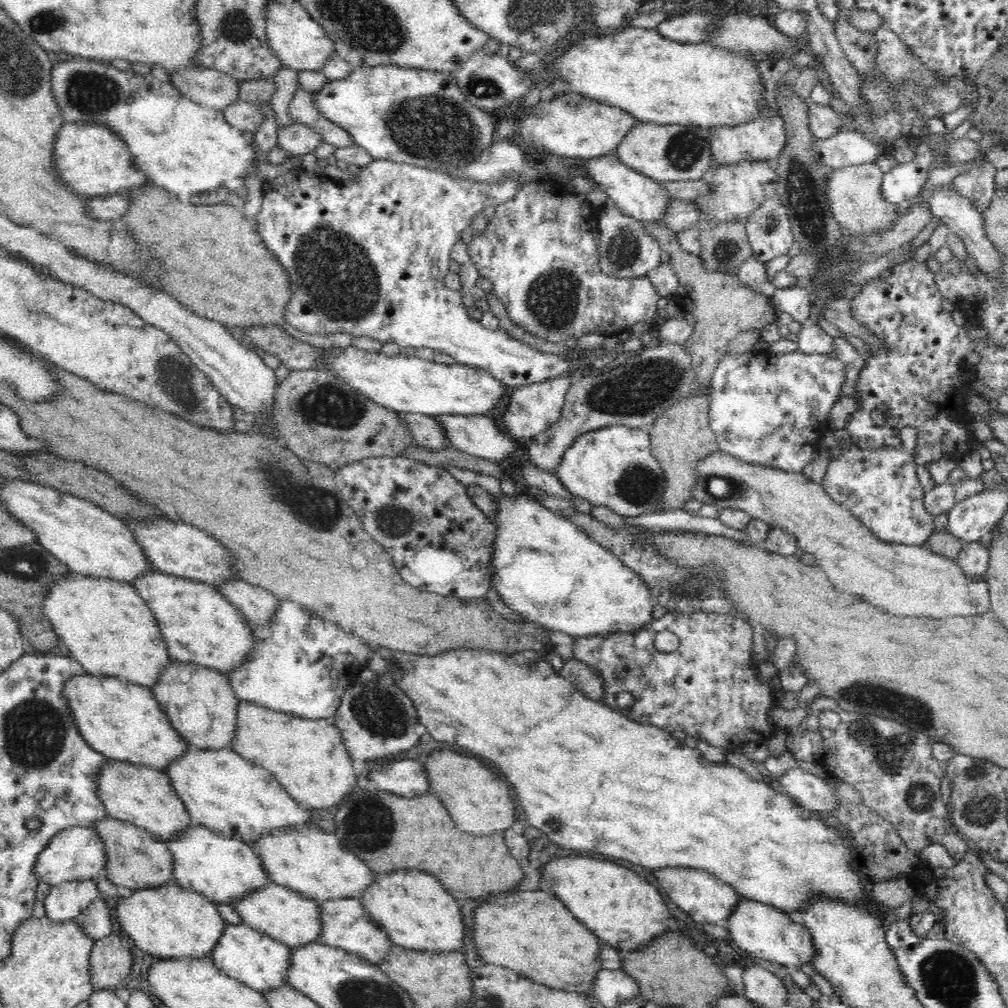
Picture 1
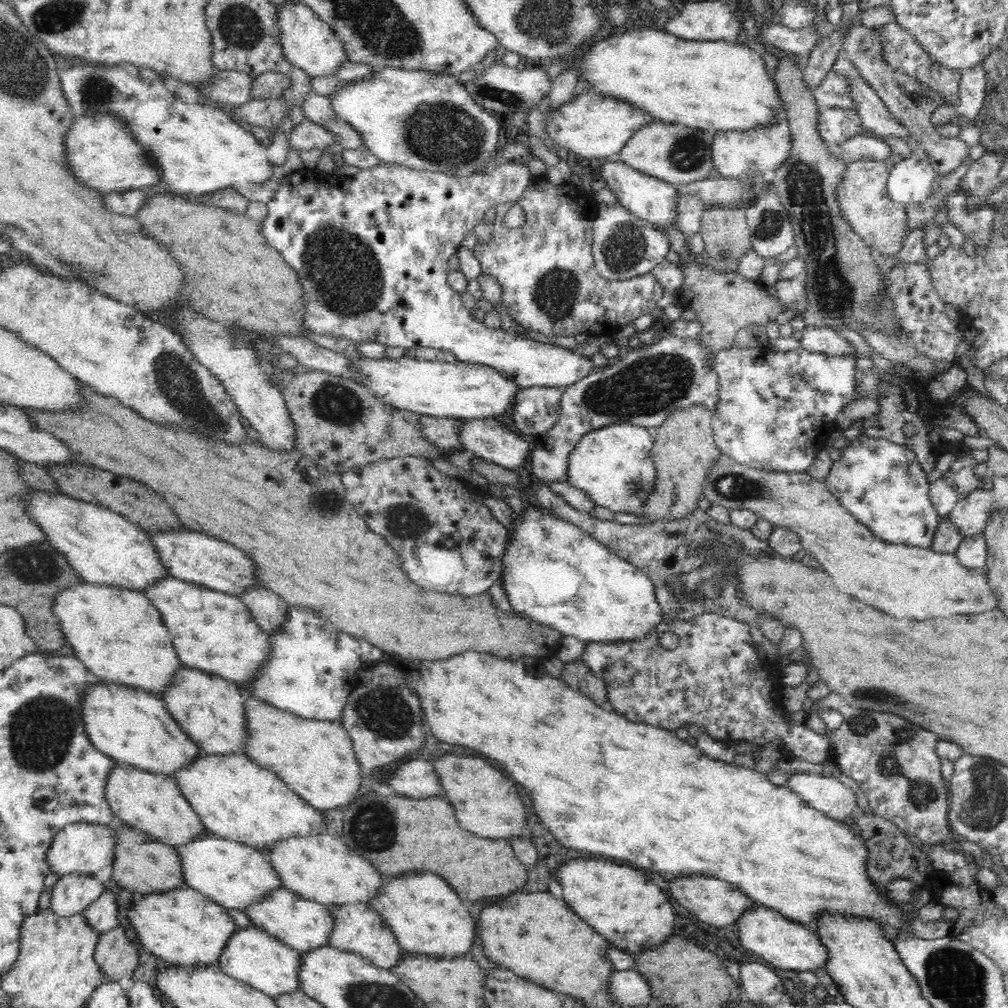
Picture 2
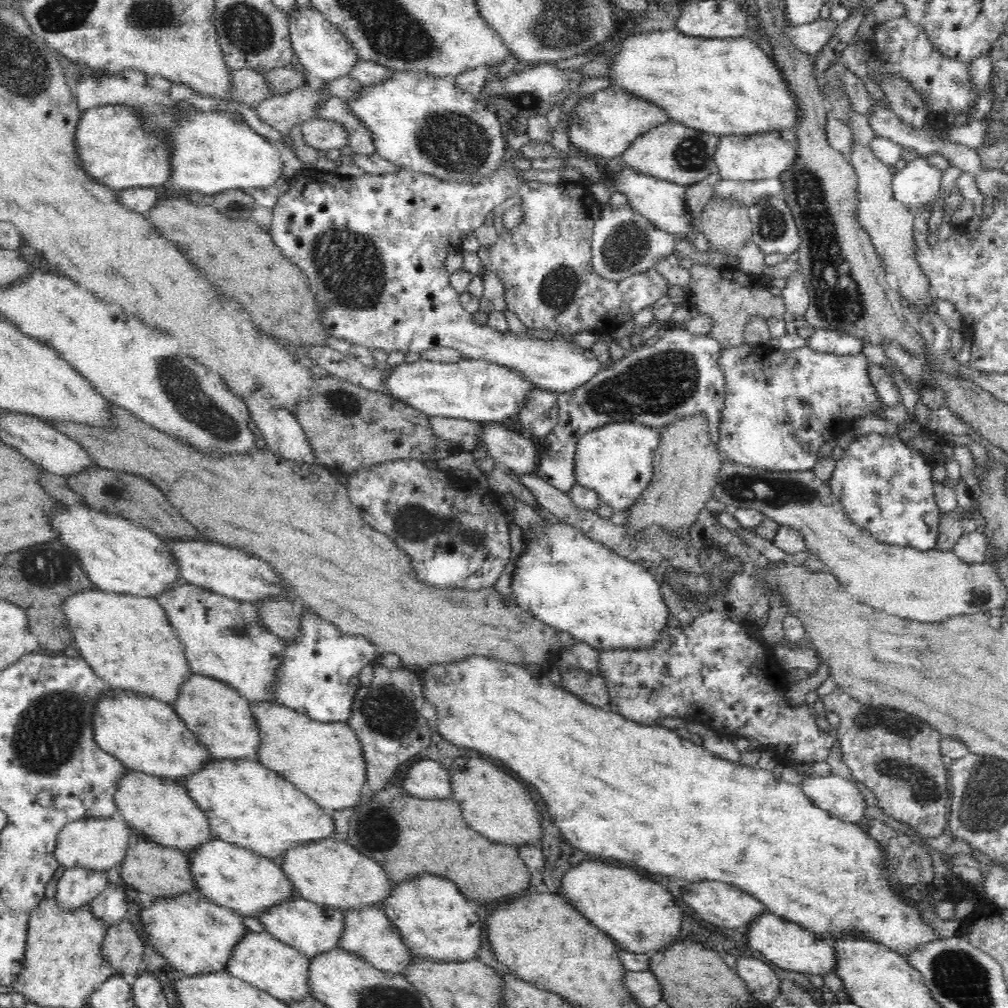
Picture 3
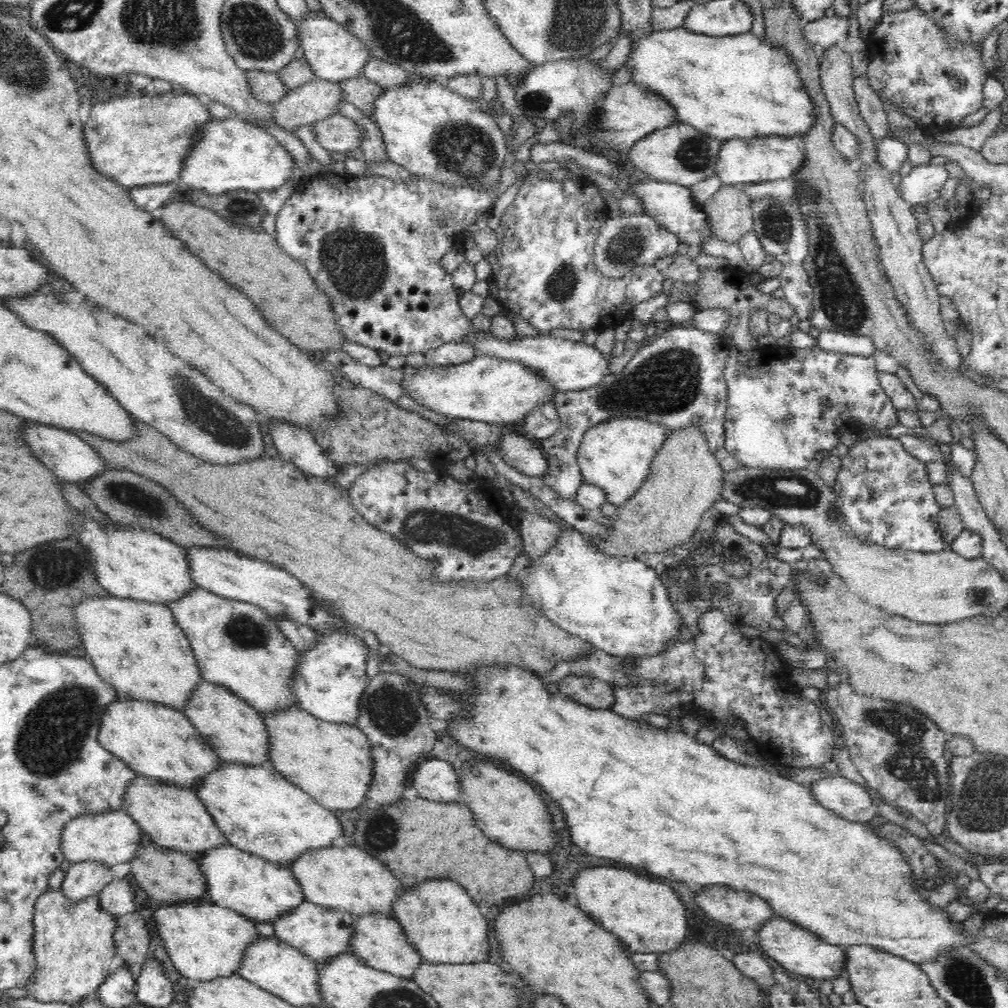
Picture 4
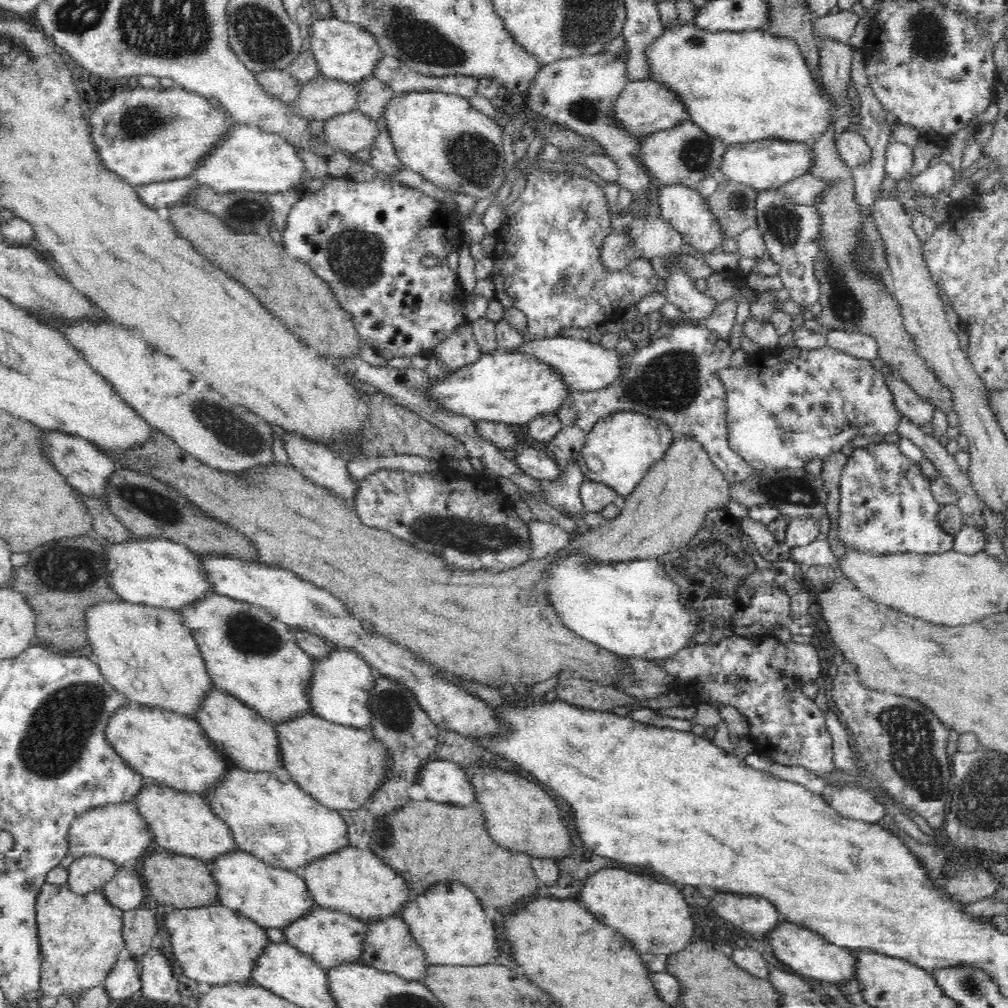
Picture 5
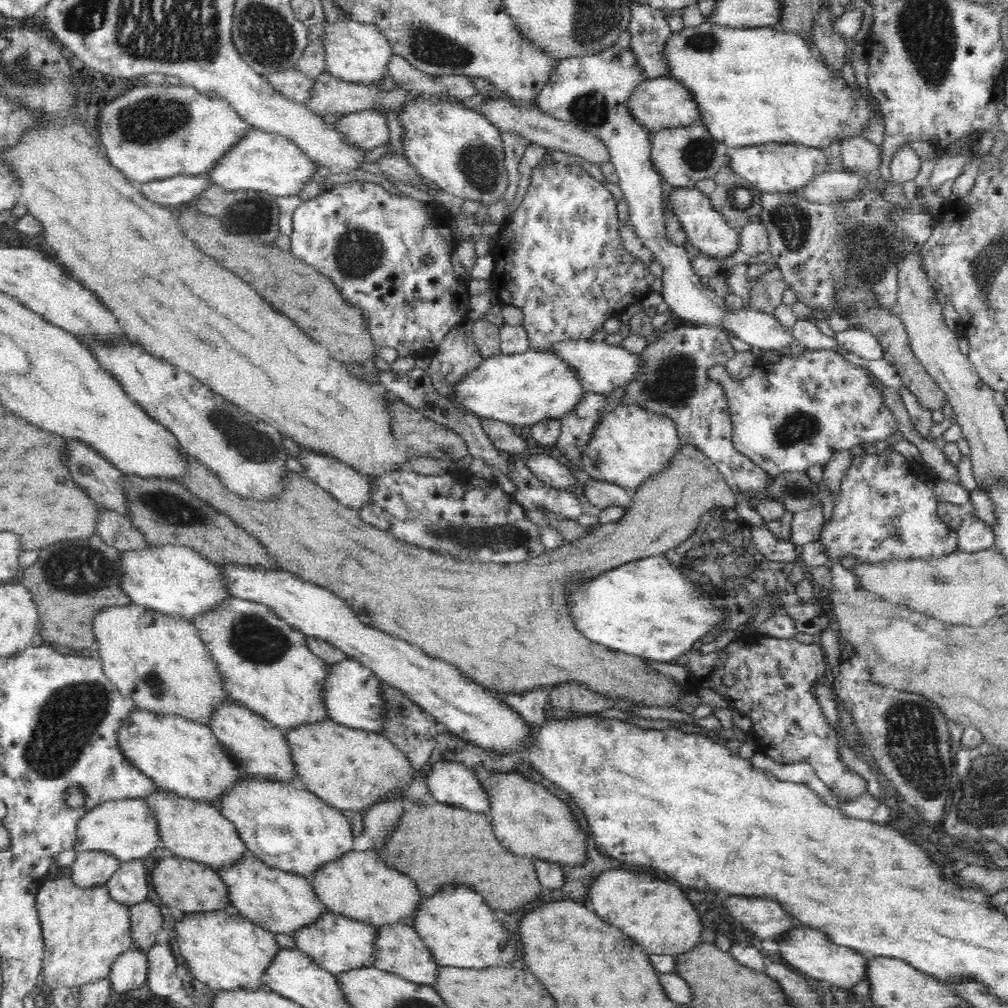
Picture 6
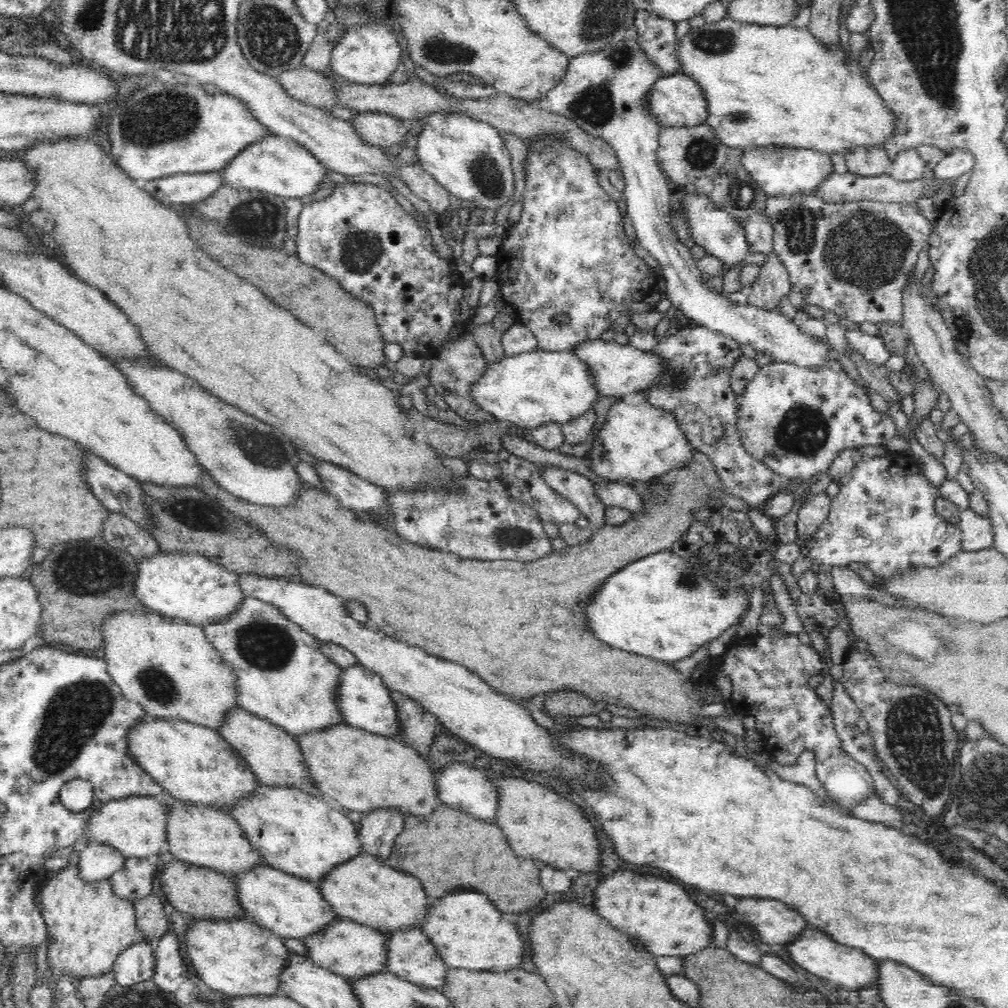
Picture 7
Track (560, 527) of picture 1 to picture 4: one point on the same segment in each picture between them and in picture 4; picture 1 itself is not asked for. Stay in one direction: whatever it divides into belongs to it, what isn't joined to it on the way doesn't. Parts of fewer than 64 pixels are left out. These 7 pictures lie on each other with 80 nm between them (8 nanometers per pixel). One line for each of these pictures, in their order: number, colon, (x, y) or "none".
2: (555, 573)
3: (577, 585)
4: (623, 607)

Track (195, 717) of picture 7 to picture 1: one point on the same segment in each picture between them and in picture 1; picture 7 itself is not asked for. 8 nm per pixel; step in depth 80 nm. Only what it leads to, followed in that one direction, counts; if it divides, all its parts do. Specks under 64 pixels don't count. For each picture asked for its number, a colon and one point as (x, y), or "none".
1: (107, 625)
2: (120, 636)
3: (130, 643)
4: (139, 648)
5: (148, 654)
6: (159, 661)

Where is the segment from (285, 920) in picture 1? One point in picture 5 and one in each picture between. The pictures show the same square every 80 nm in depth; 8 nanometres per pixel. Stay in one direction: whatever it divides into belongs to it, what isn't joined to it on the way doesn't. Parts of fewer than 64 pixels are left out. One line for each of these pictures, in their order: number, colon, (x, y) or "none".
2: (304, 925)
3: (313, 929)
4: (322, 933)
5: (333, 939)

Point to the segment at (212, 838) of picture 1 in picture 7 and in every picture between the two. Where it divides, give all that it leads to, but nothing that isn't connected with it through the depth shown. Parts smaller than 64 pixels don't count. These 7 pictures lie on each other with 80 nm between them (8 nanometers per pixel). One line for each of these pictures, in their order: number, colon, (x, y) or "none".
2: (233, 875)
3: (237, 878)
4: (264, 892)
5: (273, 898)
6: (283, 903)
7: (287, 906)

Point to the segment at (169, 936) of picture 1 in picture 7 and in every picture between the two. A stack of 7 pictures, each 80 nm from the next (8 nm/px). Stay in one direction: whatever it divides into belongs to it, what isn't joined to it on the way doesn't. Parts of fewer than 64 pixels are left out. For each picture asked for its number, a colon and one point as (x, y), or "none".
2: (186, 929)
3: (197, 937)
4: (205, 941)
5: (217, 945)
6: (228, 952)
7: (238, 957)

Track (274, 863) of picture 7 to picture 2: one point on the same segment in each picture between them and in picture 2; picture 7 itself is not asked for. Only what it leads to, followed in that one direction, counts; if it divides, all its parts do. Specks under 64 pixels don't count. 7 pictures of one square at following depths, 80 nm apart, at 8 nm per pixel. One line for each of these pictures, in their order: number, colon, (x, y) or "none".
2: (238, 800)
3: (249, 805)
4: (261, 812)
5: (271, 817)
6: (285, 825)

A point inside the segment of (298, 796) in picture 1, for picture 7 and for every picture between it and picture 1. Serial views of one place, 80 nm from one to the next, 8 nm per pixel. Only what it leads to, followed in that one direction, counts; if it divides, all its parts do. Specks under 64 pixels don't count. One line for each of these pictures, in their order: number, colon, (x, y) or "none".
2: (317, 758)
3: (325, 760)
4: (333, 763)
5: (342, 767)
6: (350, 769)
7: (363, 771)

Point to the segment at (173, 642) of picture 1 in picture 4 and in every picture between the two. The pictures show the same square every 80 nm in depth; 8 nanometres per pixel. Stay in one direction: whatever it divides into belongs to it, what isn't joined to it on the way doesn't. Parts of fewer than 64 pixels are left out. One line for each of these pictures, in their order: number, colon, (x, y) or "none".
2: (214, 633)
3: (225, 639)
4: (238, 645)

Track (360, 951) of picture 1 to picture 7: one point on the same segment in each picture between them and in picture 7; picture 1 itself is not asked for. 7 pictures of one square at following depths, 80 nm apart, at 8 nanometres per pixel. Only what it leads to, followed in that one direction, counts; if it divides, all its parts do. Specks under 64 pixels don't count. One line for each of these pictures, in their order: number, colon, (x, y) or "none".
2: (360, 929)
3: (370, 934)
4: (380, 941)
5: (390, 947)
6: (401, 951)
7: (412, 956)

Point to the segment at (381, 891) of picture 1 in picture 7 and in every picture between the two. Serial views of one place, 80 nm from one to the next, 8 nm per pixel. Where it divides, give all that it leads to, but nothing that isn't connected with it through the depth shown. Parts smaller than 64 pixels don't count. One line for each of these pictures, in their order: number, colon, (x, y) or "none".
2: (427, 917)
3: (437, 923)
4: (445, 925)
5: (450, 924)
6: (459, 928)
7: (467, 929)

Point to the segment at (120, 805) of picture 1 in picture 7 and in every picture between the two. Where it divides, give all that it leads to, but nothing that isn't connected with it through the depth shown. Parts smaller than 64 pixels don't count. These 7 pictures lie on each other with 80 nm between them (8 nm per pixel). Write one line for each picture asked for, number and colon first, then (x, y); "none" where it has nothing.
2: (152, 803)
3: (163, 811)
4: (176, 819)
5: (184, 824)
6: (191, 830)
7: (206, 837)

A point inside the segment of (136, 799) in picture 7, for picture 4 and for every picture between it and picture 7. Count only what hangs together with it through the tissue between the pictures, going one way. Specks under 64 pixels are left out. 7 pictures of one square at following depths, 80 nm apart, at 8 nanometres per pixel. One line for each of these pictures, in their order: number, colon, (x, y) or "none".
4: (113, 837)
5: (119, 832)
6: (128, 828)

